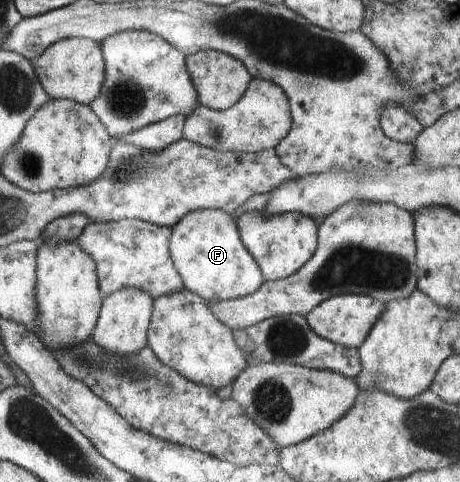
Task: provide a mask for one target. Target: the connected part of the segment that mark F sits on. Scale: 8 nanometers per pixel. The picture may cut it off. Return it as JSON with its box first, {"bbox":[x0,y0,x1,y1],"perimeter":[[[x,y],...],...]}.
{"bbox":[170,210,266,302],"perimeter":[[[197,210],[187,214],[173,227],[170,250],[186,289],[207,302],[244,298],[258,292],[266,283],[260,263],[241,239],[236,219],[223,210]]]}

